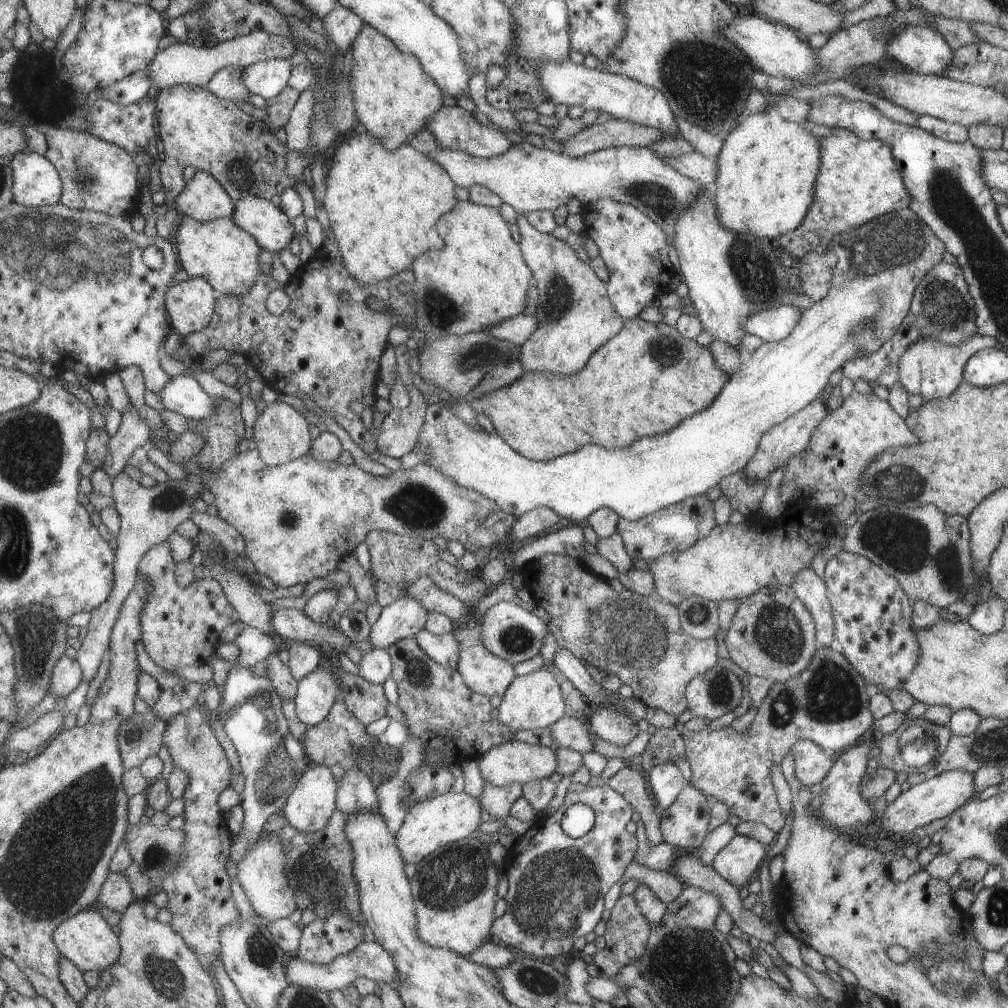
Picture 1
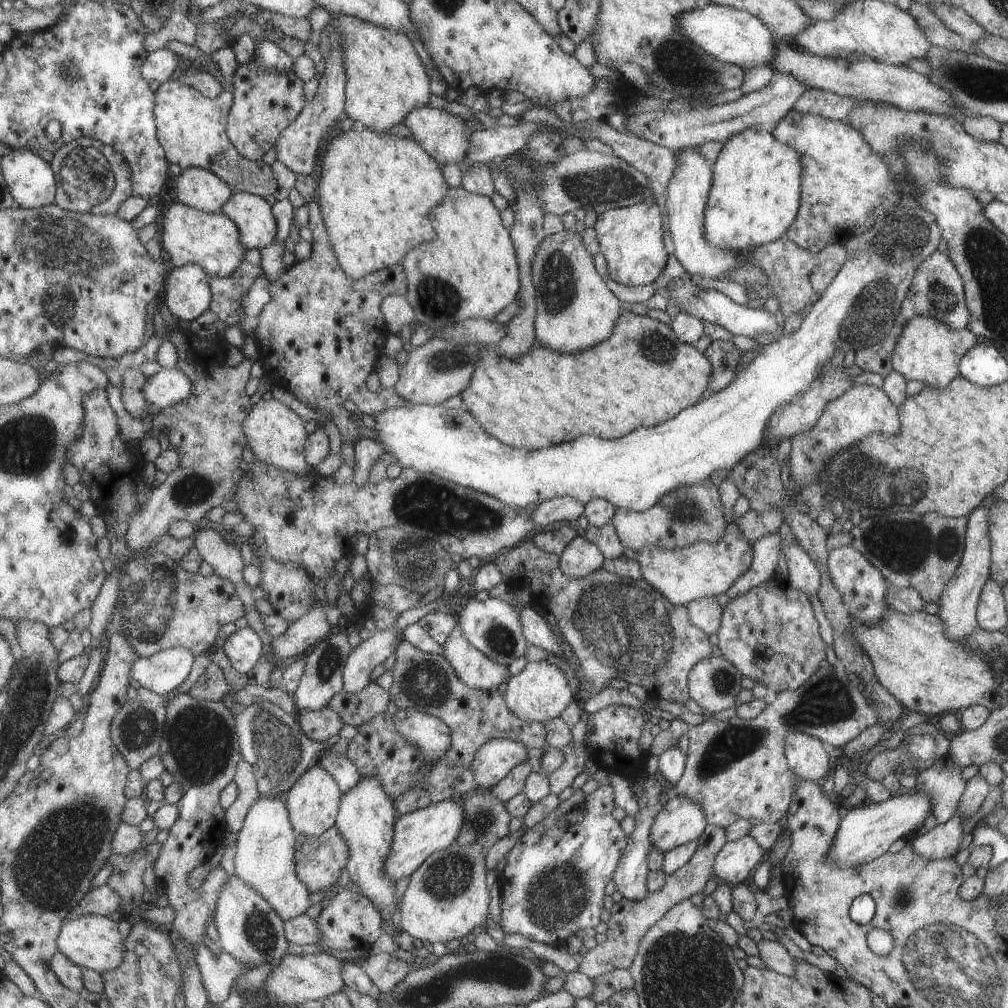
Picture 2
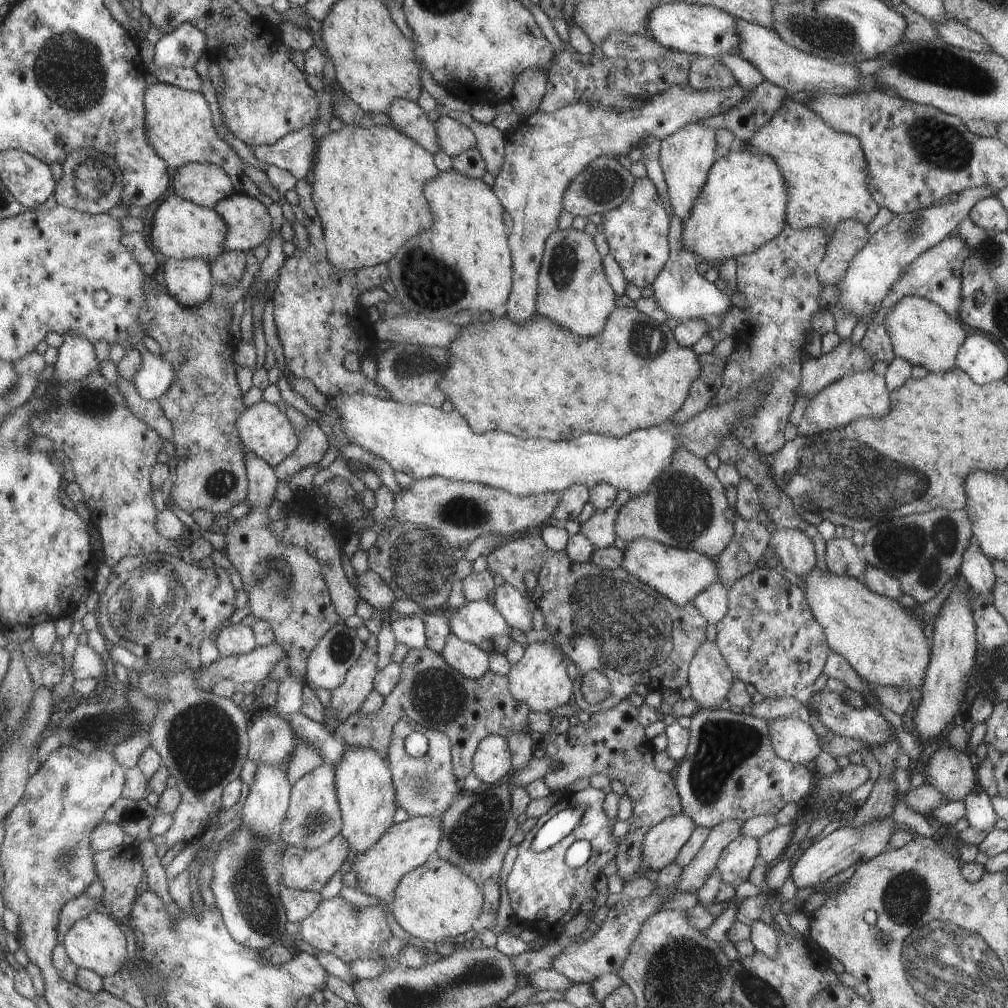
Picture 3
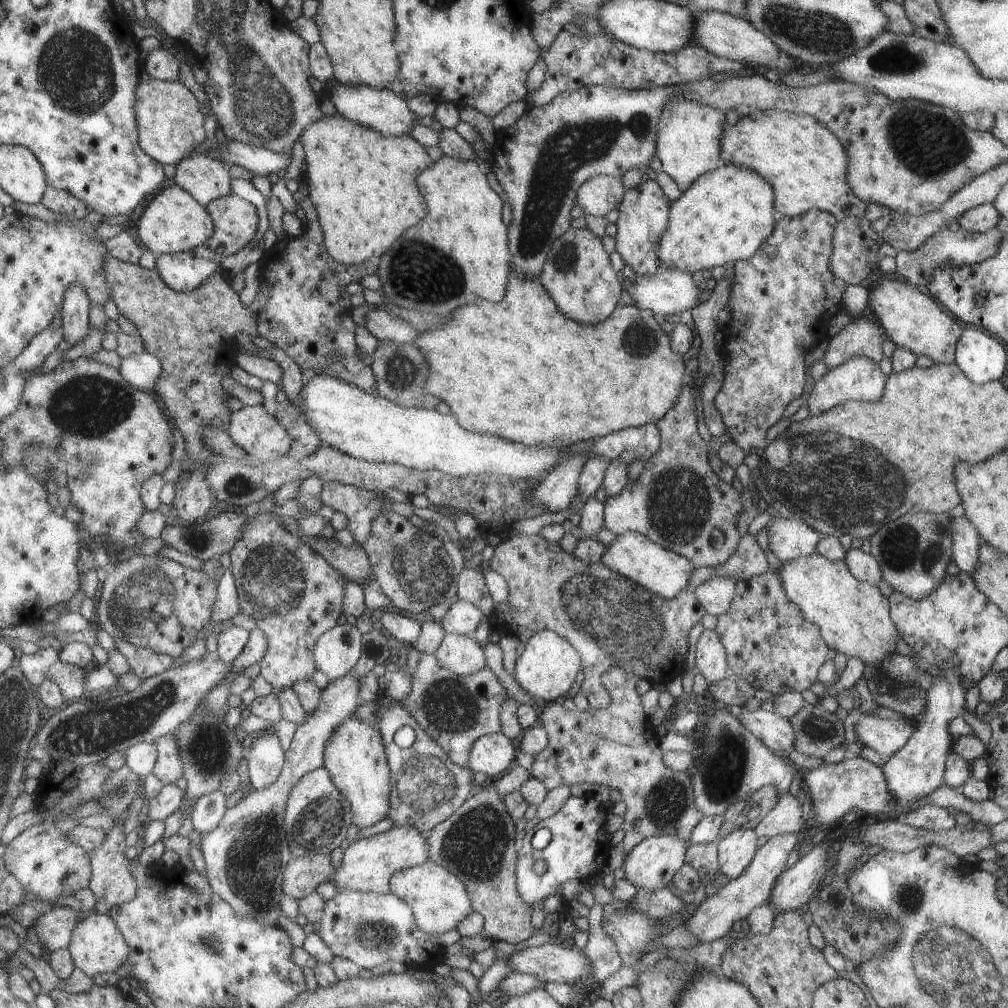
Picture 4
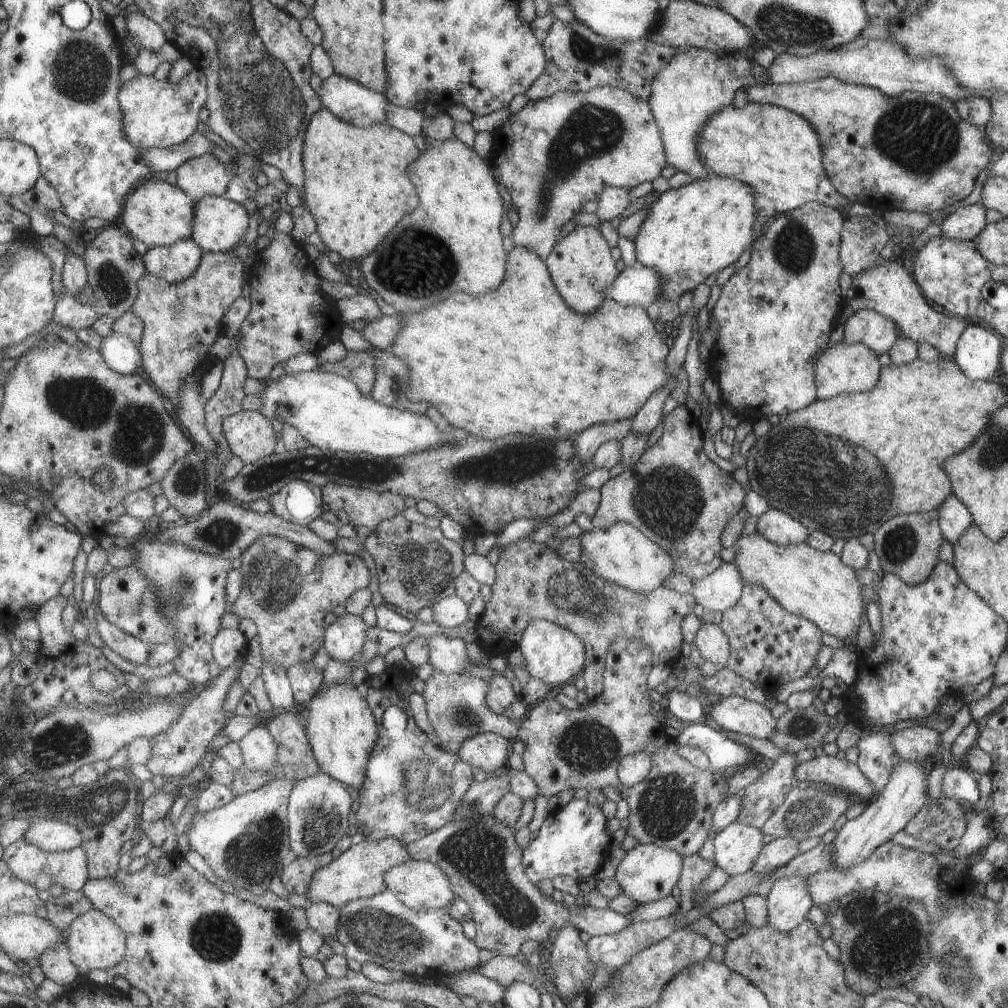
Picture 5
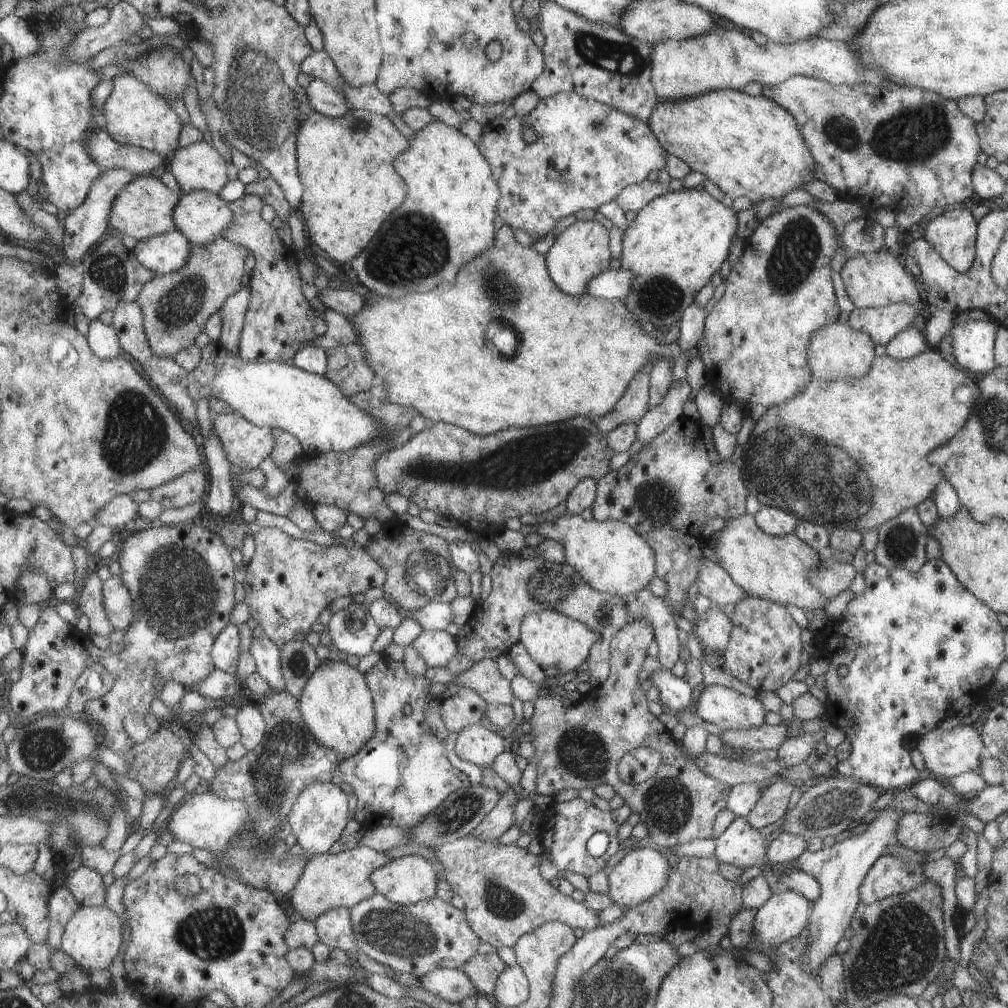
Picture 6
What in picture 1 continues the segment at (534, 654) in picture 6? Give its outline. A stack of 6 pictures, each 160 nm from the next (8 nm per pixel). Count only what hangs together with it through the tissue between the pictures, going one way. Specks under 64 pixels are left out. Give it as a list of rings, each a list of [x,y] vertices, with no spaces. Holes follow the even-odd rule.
[[[539,668],[535,672],[515,677],[502,695],[501,704],[497,710],[498,721],[512,733],[524,730],[534,731],[535,728],[549,727],[553,722],[558,721],[564,716],[563,698],[553,672],[549,672],[546,668]]]

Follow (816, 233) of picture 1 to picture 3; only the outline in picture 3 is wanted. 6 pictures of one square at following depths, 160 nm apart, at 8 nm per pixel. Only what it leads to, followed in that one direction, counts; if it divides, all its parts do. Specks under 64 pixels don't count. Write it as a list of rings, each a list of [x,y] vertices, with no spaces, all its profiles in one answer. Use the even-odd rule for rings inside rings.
[[[789,93],[785,94],[777,114],[753,132],[745,148],[753,154],[769,154],[769,158],[773,158],[783,172],[787,184],[786,225],[793,230],[817,226],[825,232],[826,237],[830,237],[839,222],[847,219],[867,226],[880,208],[867,188],[867,162],[859,140],[855,136],[833,130],[804,104],[793,102]]]

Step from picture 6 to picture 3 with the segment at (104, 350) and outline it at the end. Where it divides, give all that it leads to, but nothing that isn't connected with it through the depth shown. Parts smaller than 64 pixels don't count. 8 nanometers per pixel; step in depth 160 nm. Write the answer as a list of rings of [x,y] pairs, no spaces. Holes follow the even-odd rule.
[[[135,334],[134,337],[129,336],[127,339],[135,345],[135,348],[143,356],[143,364],[141,364],[141,370],[137,372],[137,376],[135,376],[134,386],[145,400],[160,400],[161,396],[165,396],[167,388],[170,388],[173,384],[173,376],[176,372],[174,366],[163,359],[161,355],[153,356],[143,346],[141,338],[140,335]]]

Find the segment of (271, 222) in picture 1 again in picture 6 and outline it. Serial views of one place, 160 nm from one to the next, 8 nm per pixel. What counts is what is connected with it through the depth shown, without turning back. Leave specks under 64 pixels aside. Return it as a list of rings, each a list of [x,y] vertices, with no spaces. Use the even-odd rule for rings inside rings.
[[[206,190],[181,193],[171,212],[175,229],[182,233],[190,245],[208,243],[233,220],[227,203],[218,194]]]

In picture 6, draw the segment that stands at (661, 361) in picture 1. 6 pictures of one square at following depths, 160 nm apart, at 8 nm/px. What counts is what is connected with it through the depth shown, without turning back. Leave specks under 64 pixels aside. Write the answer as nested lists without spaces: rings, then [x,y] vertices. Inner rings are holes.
[[[502,226],[497,234],[494,234],[494,241],[491,248],[483,250],[483,254],[475,256],[473,260],[469,260],[467,264],[463,264],[463,270],[459,270],[459,278],[455,278],[453,284],[449,282],[441,282],[439,286],[435,286],[431,292],[423,292],[423,294],[409,294],[395,297],[384,297],[373,292],[368,297],[363,298],[362,307],[352,315],[345,317],[355,329],[357,342],[362,346],[365,354],[364,361],[366,365],[373,371],[376,381],[386,386],[387,402],[395,405],[410,406],[414,408],[419,415],[423,416],[427,423],[436,423],[437,421],[447,424],[455,424],[459,428],[463,428],[467,432],[473,434],[491,434],[503,428],[513,426],[535,426],[535,424],[551,424],[551,422],[563,422],[569,420],[573,416],[585,414],[584,417],[591,417],[596,420],[609,412],[613,405],[626,390],[626,386],[630,384],[642,364],[649,359],[665,358],[666,360],[674,360],[679,357],[682,350],[676,341],[670,344],[657,344],[649,327],[638,323],[627,311],[626,306],[619,299],[602,299],[589,296],[587,293],[582,295],[571,296],[566,295],[558,289],[550,277],[549,271],[546,269],[545,256],[533,250],[532,247],[525,248],[515,241],[513,231],[509,226]],[[491,326],[511,326],[517,336],[519,342],[512,330],[504,328],[500,333],[494,334],[491,342],[501,354],[491,354],[491,346],[487,346],[487,330],[491,330]]]

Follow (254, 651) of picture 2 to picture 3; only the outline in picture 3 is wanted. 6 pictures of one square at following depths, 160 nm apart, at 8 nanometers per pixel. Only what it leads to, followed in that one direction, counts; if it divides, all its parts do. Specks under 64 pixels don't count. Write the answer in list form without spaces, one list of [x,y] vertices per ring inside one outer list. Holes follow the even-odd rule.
[[[224,624],[214,634],[219,657],[241,656],[255,648],[254,632],[247,626]]]

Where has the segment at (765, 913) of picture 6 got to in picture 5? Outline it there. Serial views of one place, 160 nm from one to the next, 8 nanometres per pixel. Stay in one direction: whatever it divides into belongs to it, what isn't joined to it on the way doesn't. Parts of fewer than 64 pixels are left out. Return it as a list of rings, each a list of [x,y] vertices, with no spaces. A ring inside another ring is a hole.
[[[781,876],[767,892],[767,924],[775,930],[789,932],[806,918],[814,903],[811,901],[805,880],[807,876]]]

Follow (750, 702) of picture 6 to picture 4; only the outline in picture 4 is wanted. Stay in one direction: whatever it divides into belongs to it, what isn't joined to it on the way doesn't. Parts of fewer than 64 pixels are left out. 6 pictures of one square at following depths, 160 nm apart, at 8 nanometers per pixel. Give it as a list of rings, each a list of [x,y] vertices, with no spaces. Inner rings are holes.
[[[734,709],[734,715],[747,730],[749,730],[755,738],[761,740],[764,746],[775,753],[787,754],[792,748],[795,749],[794,727],[789,719],[781,718],[773,712],[765,710],[753,710],[747,712],[744,710]]]

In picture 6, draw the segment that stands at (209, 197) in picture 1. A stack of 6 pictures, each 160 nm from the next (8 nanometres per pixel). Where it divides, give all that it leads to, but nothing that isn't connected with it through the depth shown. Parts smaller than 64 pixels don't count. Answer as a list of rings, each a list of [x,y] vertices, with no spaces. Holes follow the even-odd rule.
[[[207,139],[174,150],[171,154],[168,171],[174,176],[181,193],[206,190],[217,195],[227,182],[227,166],[225,166],[223,158],[217,154],[217,150],[207,144]]]

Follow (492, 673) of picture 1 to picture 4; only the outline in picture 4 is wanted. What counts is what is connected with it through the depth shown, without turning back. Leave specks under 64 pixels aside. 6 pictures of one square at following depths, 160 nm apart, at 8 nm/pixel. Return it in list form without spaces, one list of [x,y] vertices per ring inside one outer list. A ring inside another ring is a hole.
[[[445,633],[432,654],[442,668],[457,675],[474,674],[485,667],[483,648],[468,635]]]

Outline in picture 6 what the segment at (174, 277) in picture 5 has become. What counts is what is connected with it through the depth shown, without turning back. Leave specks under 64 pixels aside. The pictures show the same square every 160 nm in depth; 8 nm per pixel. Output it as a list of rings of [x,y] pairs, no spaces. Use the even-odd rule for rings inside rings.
[[[177,229],[141,239],[134,246],[139,262],[155,274],[177,270],[189,256],[190,244]]]

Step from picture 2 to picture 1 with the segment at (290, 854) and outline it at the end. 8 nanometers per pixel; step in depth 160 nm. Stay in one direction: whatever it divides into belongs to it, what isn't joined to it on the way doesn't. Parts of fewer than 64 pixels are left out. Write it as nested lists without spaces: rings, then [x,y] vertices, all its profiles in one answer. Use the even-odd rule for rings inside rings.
[[[260,834],[259,838],[253,842],[245,858],[239,860],[237,867],[236,879],[244,891],[244,897],[251,904],[255,915],[266,921],[275,921],[288,917],[295,909],[295,900],[293,892],[287,886],[285,878],[285,854],[279,844],[279,838],[269,836],[269,834]]]

